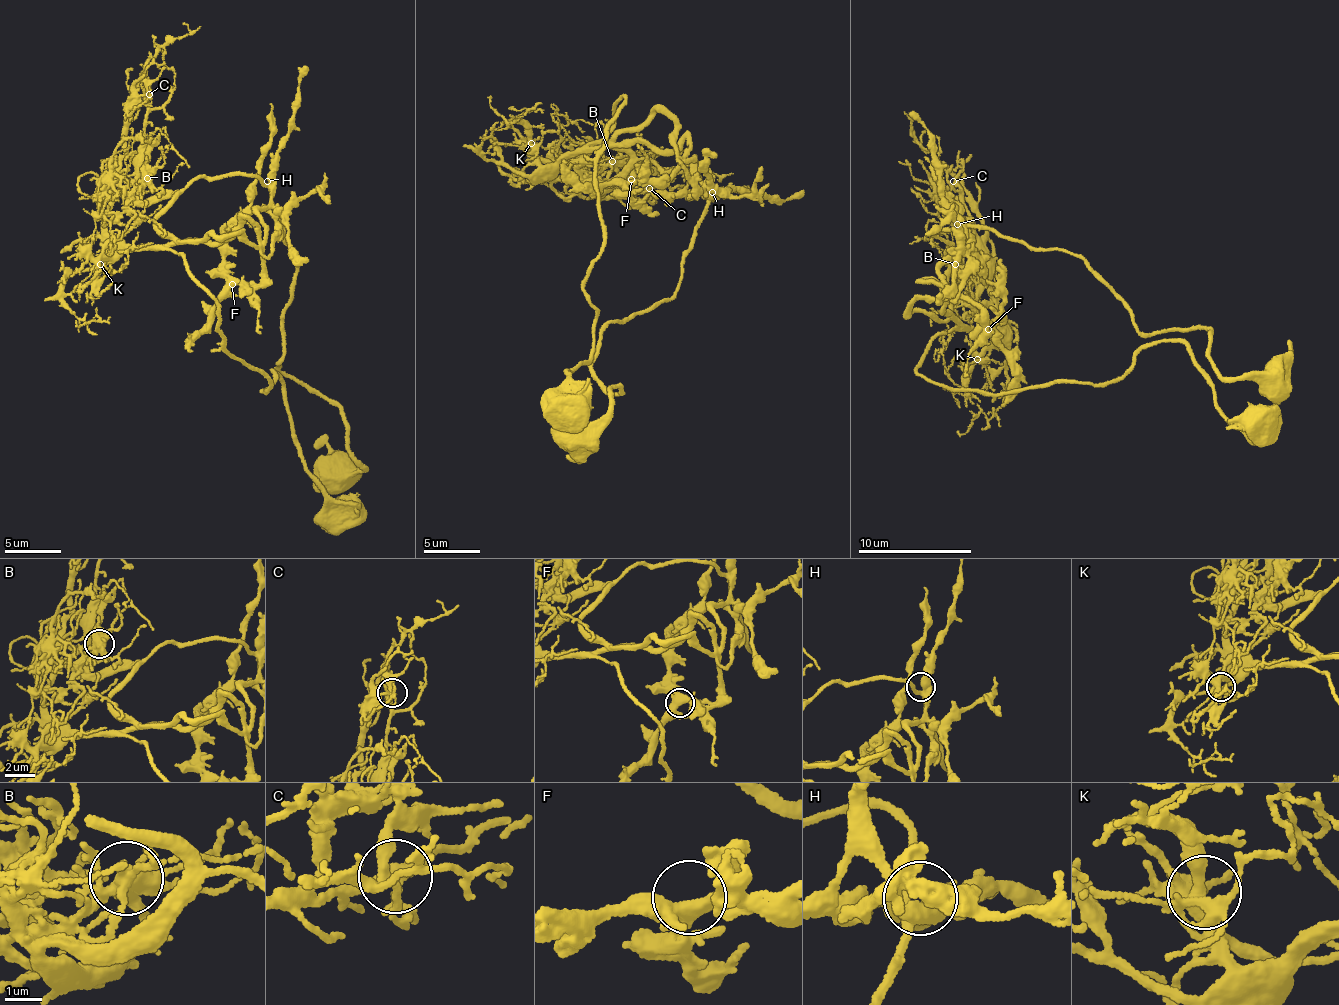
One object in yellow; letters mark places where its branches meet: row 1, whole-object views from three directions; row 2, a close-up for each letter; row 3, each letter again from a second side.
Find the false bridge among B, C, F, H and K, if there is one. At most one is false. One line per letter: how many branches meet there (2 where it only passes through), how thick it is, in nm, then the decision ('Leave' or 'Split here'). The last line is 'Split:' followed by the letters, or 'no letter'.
B: Branches: 7. Thickness 500 nm. Split here
C: Branches: 3. Thickness 200 nm. Leave
F: Branches: 4. Thickness 400 nm. Leave
H: Branches: 4. Thickness 400 nm. Leave
K: Branches: 5. Thickness 320 nm. Leave
Split: B

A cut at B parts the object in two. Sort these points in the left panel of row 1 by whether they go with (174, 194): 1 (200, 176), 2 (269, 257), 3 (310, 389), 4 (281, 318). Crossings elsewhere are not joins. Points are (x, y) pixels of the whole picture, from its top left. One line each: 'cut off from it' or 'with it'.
1: with it
2: cut off from it
3: with it
4: with it

